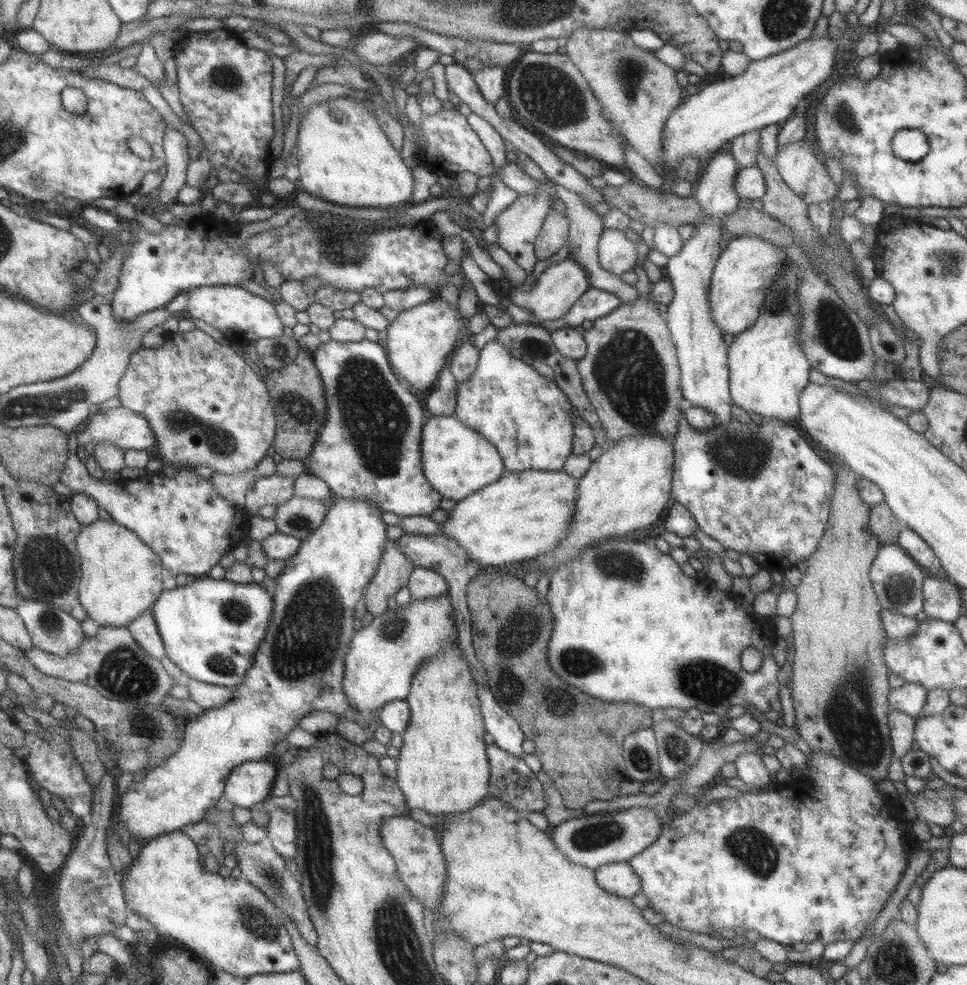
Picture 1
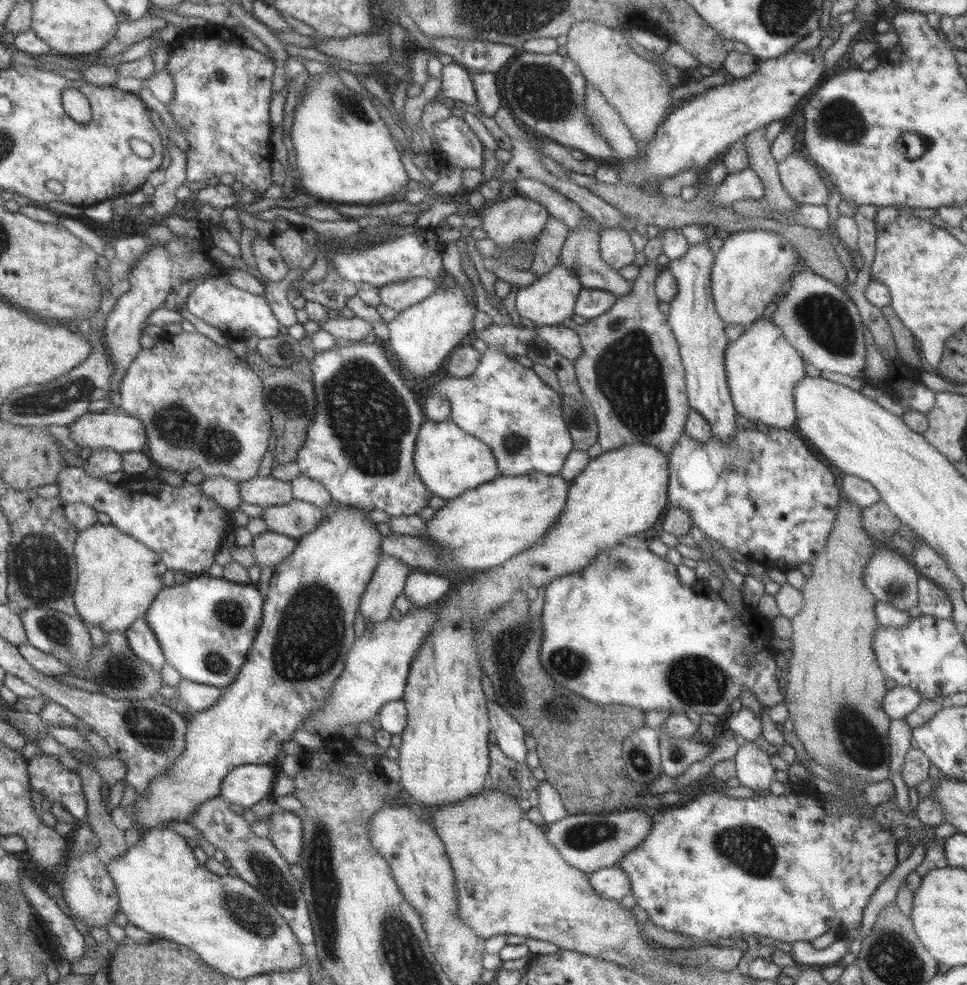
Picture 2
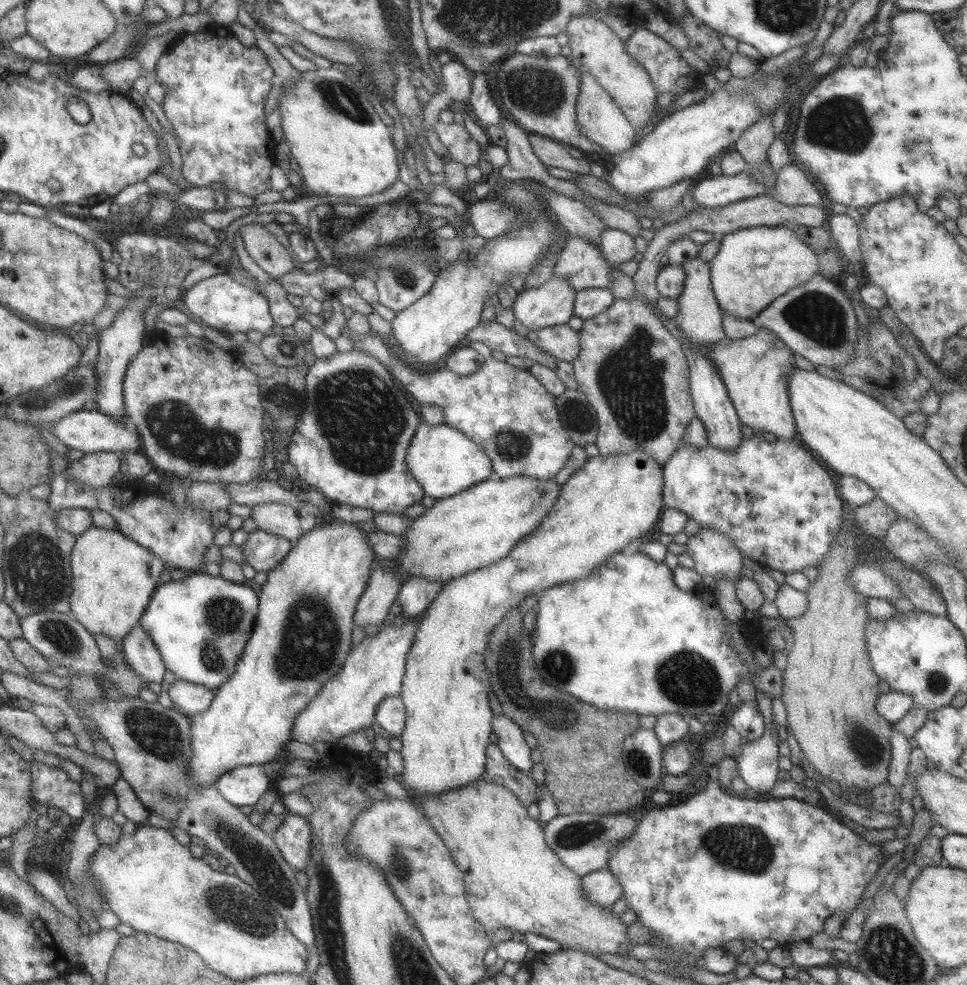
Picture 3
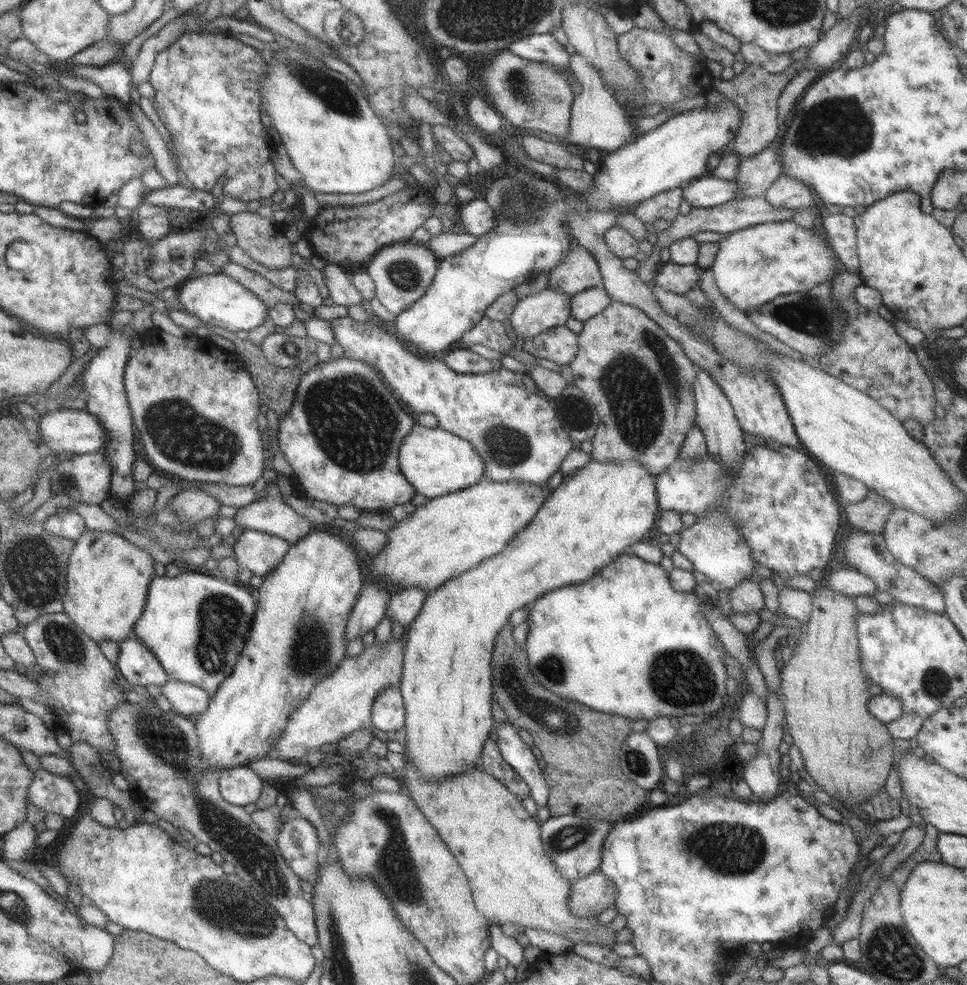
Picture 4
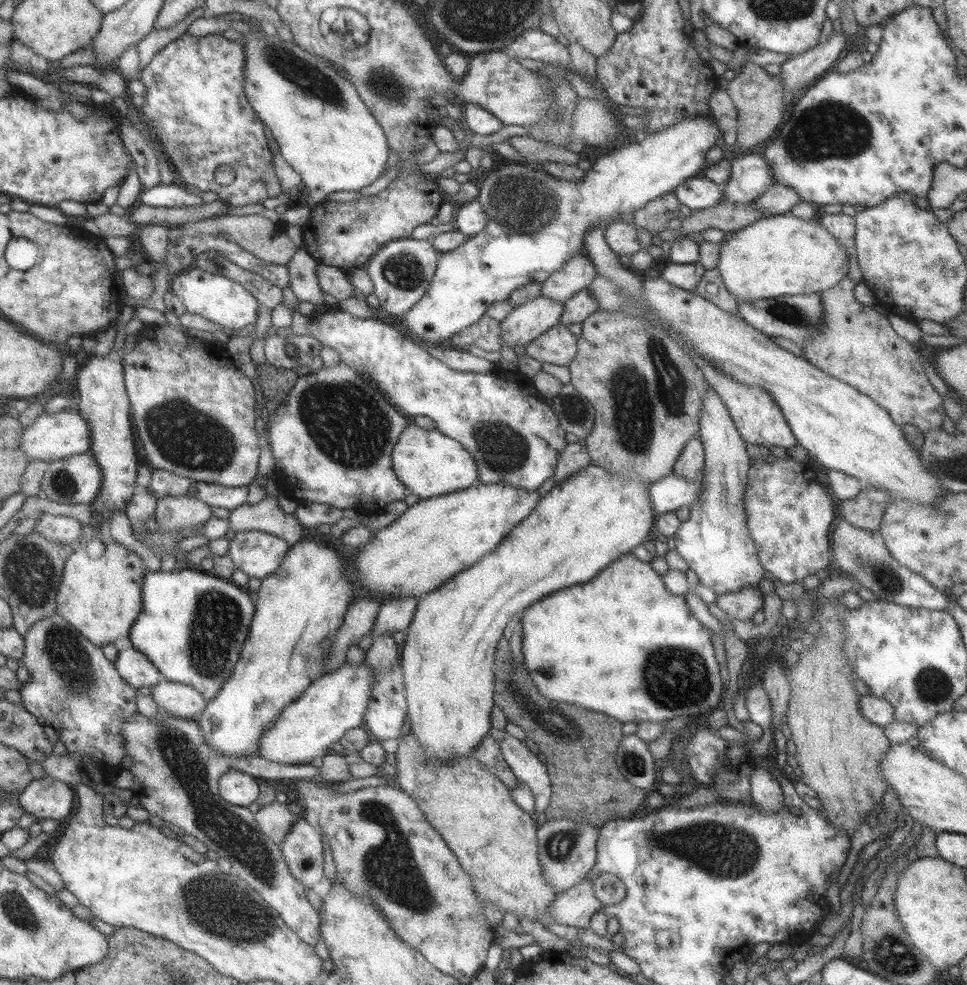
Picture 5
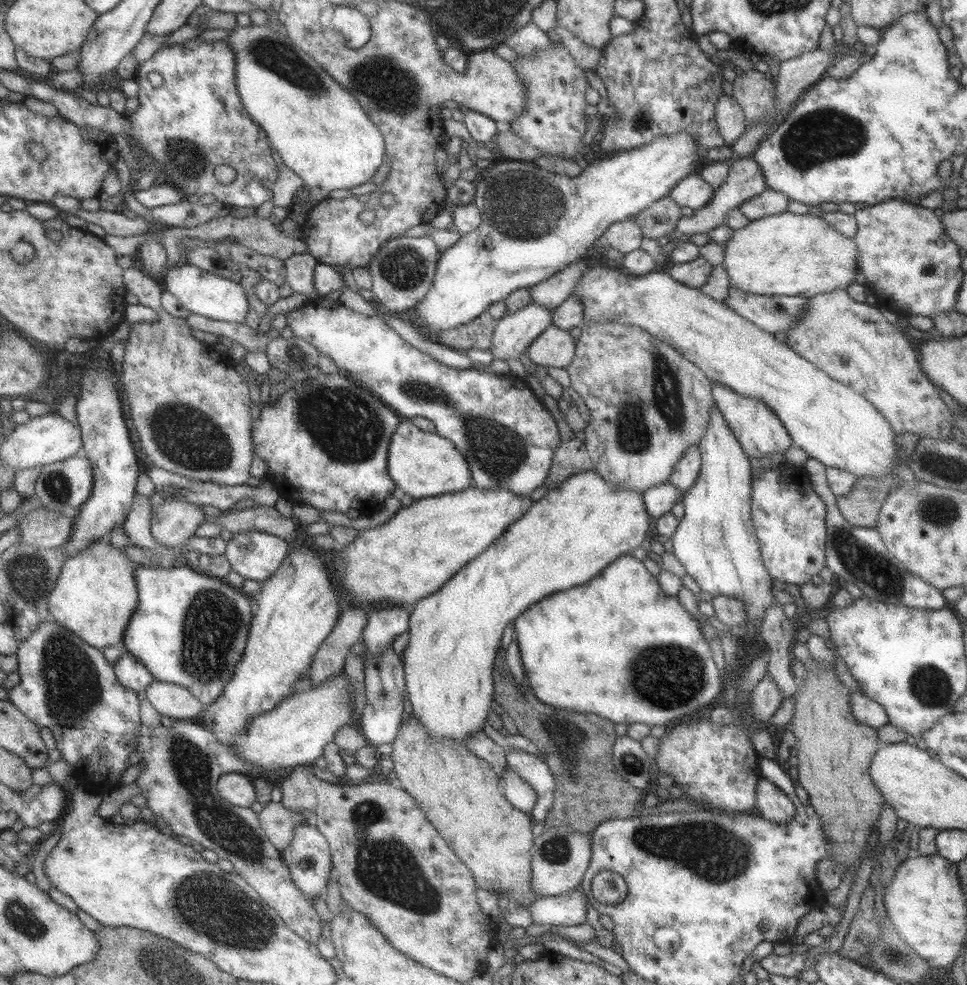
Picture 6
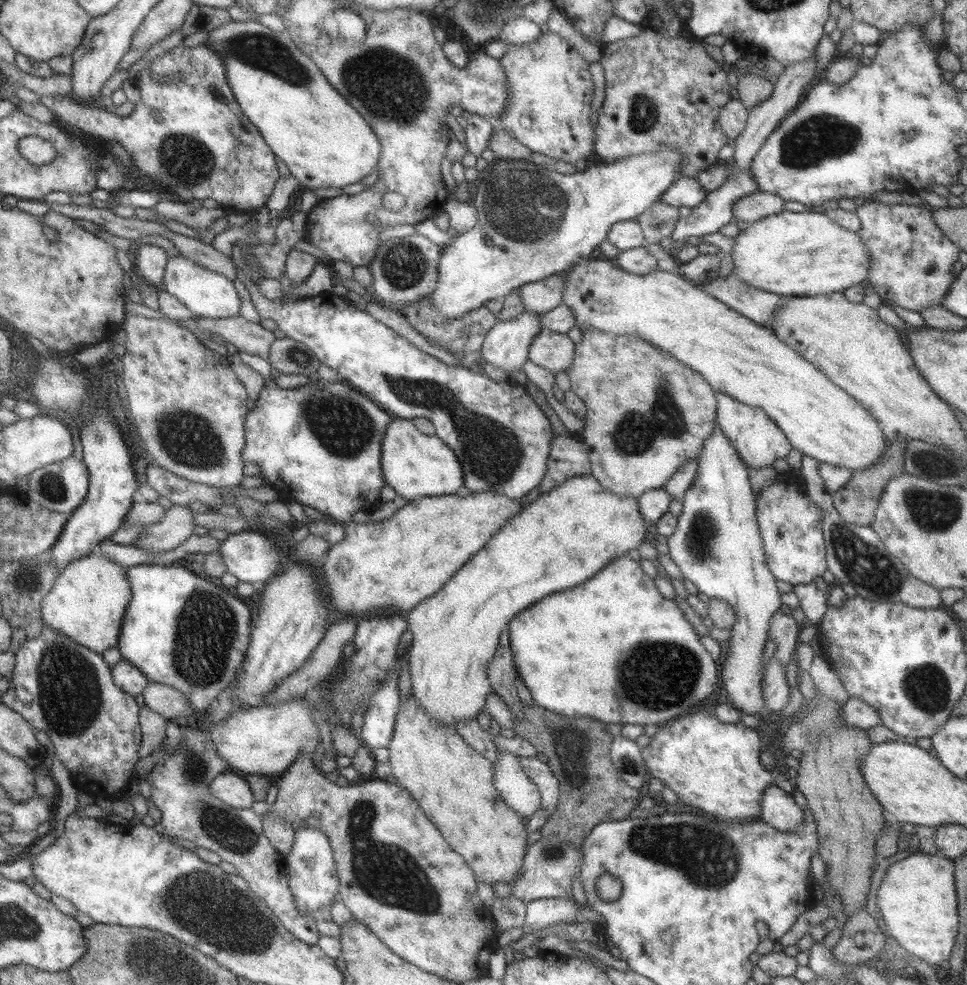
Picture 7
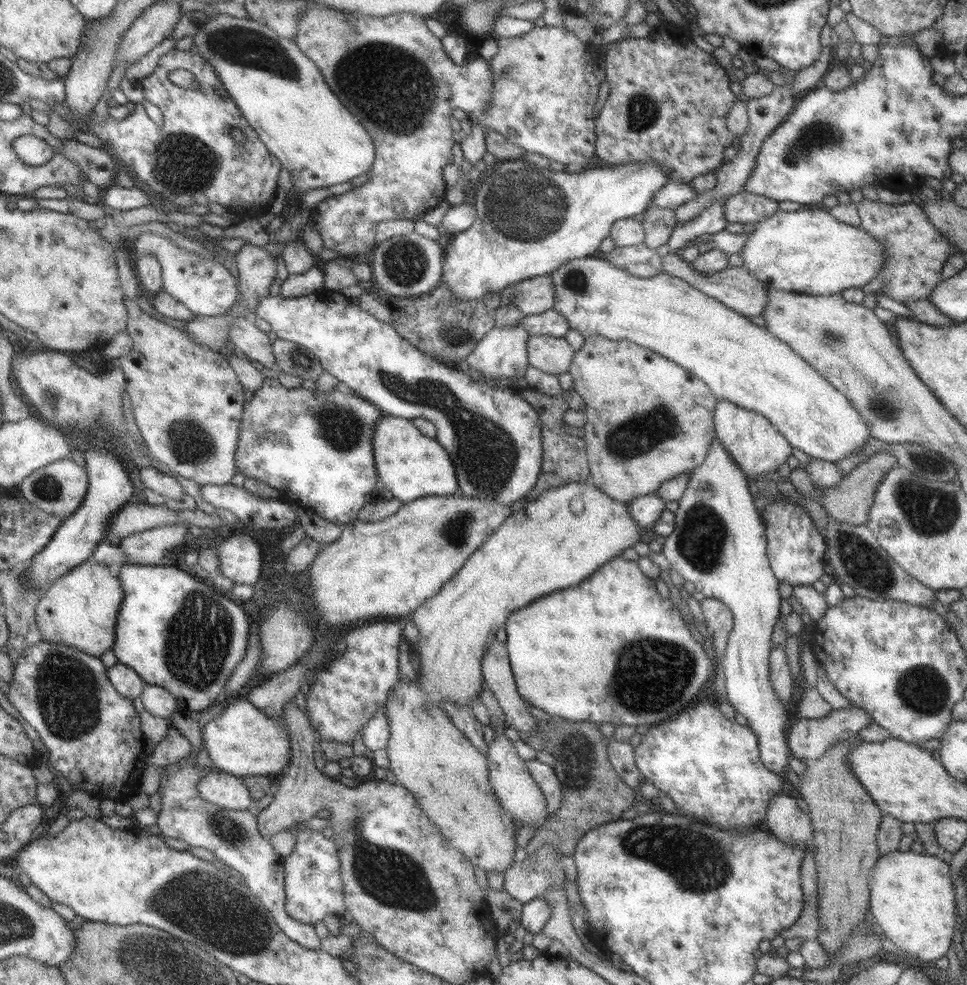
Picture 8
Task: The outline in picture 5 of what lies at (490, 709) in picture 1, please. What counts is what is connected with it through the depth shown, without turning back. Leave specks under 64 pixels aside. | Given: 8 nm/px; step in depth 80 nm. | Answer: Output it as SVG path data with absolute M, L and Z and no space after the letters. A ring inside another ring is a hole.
M506 732L498 743L504 762L517 780L533 794L534 812L544 812L551 797L551 782L546 767L523 742Z

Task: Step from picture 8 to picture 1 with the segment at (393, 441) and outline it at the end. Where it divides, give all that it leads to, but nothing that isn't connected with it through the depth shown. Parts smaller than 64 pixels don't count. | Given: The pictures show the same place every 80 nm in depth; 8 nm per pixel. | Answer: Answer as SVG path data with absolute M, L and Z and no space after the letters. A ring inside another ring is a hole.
M454 415L426 419L420 433L419 460L423 476L442 498L460 501L502 476L503 461L497 449L479 433L463 426Z

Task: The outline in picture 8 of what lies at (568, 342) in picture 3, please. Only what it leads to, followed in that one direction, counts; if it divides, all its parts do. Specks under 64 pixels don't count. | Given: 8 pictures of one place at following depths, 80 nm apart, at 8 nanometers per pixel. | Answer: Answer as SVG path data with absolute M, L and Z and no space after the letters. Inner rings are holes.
M530 336L526 340L528 366L547 374L567 373L574 351L562 336Z

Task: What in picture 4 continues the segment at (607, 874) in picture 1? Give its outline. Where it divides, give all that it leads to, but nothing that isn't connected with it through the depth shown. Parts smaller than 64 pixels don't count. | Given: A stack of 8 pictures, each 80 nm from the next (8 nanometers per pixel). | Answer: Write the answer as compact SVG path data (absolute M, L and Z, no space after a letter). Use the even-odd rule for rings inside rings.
M595 870L570 884L567 900L568 909L573 916L594 916L615 900L615 886L611 880Z

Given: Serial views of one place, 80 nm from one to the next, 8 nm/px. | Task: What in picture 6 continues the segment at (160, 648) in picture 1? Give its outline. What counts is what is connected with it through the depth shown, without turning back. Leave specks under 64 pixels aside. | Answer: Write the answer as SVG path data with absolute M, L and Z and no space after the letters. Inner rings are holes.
M123 639L113 645L120 651L123 651L121 657L113 663L115 676L117 677L119 684L125 688L133 689L135 692L144 690L153 678L143 664L137 662L135 658L126 652L123 645Z

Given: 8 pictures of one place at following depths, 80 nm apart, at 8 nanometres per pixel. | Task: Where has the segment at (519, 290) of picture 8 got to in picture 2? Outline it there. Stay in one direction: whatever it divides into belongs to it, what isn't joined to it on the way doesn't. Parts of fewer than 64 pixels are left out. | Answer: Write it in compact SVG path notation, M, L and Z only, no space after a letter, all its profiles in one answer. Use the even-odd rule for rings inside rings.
M584 214L582 222L577 228L569 229L565 242L560 251L560 266L565 267L575 273L579 285L588 289L606 290L613 293L617 298L625 296L631 290L632 282L624 280L613 268L609 268L599 256L598 240L601 230L600 224L590 216Z

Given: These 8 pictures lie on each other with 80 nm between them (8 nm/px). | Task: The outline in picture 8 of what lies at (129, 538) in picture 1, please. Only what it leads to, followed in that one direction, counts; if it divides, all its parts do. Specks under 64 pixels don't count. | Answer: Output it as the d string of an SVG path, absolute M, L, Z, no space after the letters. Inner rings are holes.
M87 560L56 578L35 605L35 622L40 638L66 644L89 656L99 657L112 647L116 614L123 600L120 581L109 567Z

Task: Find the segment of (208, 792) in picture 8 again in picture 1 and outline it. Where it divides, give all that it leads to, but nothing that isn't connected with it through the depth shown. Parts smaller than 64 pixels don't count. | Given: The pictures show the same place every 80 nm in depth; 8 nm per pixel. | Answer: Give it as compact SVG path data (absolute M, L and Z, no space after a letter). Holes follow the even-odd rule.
M266 761L243 762L228 774L222 798L237 807L249 808L270 795L275 766Z

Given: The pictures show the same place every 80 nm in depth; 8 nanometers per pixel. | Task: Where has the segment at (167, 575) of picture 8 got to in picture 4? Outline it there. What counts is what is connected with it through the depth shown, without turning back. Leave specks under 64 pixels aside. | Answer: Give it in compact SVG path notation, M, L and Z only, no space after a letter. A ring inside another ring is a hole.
M194 571L171 577L155 574L150 578L143 612L135 621L132 635L153 653L169 679L202 688L207 696L211 697L215 694L219 683L231 674L243 648L255 609L253 594L244 584L230 583L214 575Z

